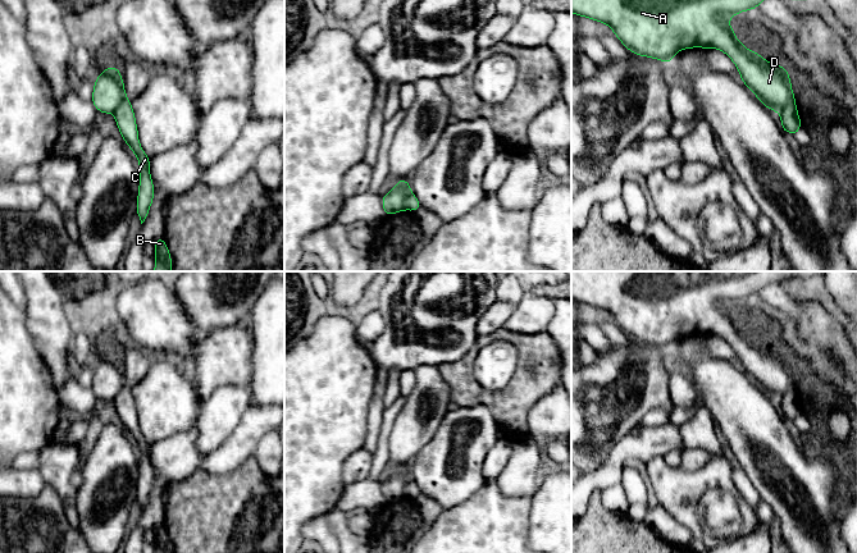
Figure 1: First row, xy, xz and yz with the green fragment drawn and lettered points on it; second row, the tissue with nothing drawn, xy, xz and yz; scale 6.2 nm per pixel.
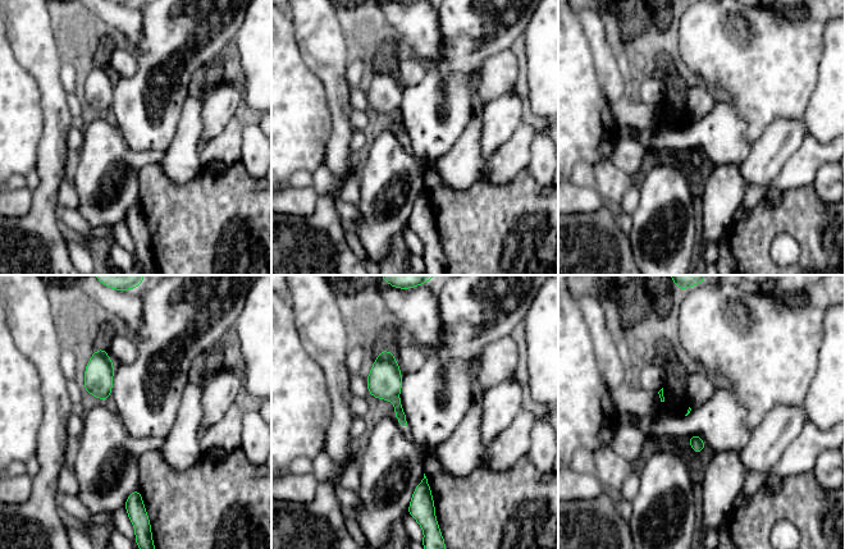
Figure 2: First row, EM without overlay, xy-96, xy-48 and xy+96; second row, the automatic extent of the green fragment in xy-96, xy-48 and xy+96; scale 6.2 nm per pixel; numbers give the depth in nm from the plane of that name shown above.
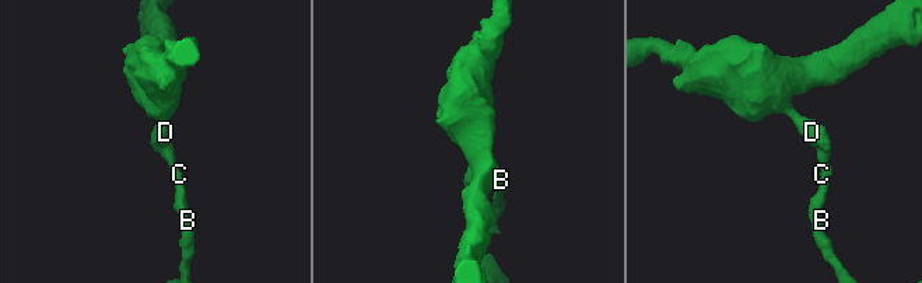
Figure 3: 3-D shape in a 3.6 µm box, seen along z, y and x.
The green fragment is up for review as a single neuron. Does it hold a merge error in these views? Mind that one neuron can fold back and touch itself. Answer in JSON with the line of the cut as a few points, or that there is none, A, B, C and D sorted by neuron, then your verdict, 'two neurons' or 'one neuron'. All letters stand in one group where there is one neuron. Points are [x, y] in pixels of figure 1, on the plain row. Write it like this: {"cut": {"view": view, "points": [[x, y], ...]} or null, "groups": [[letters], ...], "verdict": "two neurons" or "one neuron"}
{"cut": {"view": "yz", "points": [[794, 389], [787, 391], [779, 398]]}, "groups": [["A", "D"], ["B", "C"]], "verdict": "two neurons"}

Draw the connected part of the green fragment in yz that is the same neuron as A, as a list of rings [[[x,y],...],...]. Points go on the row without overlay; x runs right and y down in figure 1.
[[[571,271],[571,300],[605,310],[621,330],[638,343],[669,349],[680,335],[719,335],[739,356],[742,369],[770,397],[796,390],[784,353],[765,347],[735,324],[729,306],[756,296],[765,285],[779,283],[811,287],[824,271]]]

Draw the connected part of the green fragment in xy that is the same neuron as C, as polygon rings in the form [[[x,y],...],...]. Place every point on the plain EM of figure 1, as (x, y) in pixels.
[[[128,385],[118,393],[114,398],[114,403],[124,429],[136,442],[140,451],[140,472],[136,501],[142,511],[149,502],[151,489],[154,488],[154,470],[150,461],[150,444],[143,439],[143,435],[140,431],[136,405]]]

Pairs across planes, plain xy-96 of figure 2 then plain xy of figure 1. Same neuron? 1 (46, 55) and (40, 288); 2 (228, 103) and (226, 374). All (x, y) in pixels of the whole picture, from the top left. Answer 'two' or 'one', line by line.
1: one
2: two

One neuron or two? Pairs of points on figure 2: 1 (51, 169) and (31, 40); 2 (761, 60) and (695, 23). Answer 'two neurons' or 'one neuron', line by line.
1: one neuron
2: one neuron

